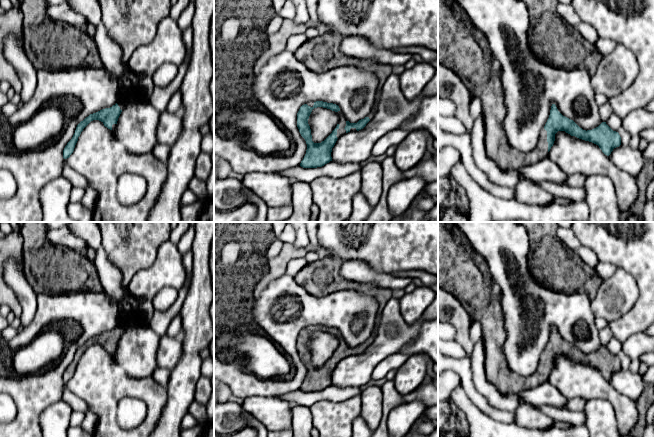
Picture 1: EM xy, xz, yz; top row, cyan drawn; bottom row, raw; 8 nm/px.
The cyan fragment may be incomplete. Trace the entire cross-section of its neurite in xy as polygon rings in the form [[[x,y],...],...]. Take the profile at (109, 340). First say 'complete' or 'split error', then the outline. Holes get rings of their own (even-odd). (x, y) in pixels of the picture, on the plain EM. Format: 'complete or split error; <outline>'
split error; [[[133,312],[131,315],[126,317],[120,317],[120,321],[118,326],[110,332],[102,333],[96,337],[90,338],[83,345],[81,345],[75,354],[75,357],[72,363],[67,367],[63,374],[63,382],[67,383],[73,377],[75,369],[78,365],[78,361],[80,360],[83,353],[93,344],[101,345],[105,351],[110,354],[114,354],[118,345],[118,342],[127,329],[129,325],[140,325],[144,326],[142,323],[142,316],[140,313]]]

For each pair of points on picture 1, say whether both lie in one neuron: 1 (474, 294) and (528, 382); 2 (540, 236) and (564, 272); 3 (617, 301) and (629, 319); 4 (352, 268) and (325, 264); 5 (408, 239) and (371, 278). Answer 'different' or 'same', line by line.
1: same
2: same
3: different
4: different
5: different

